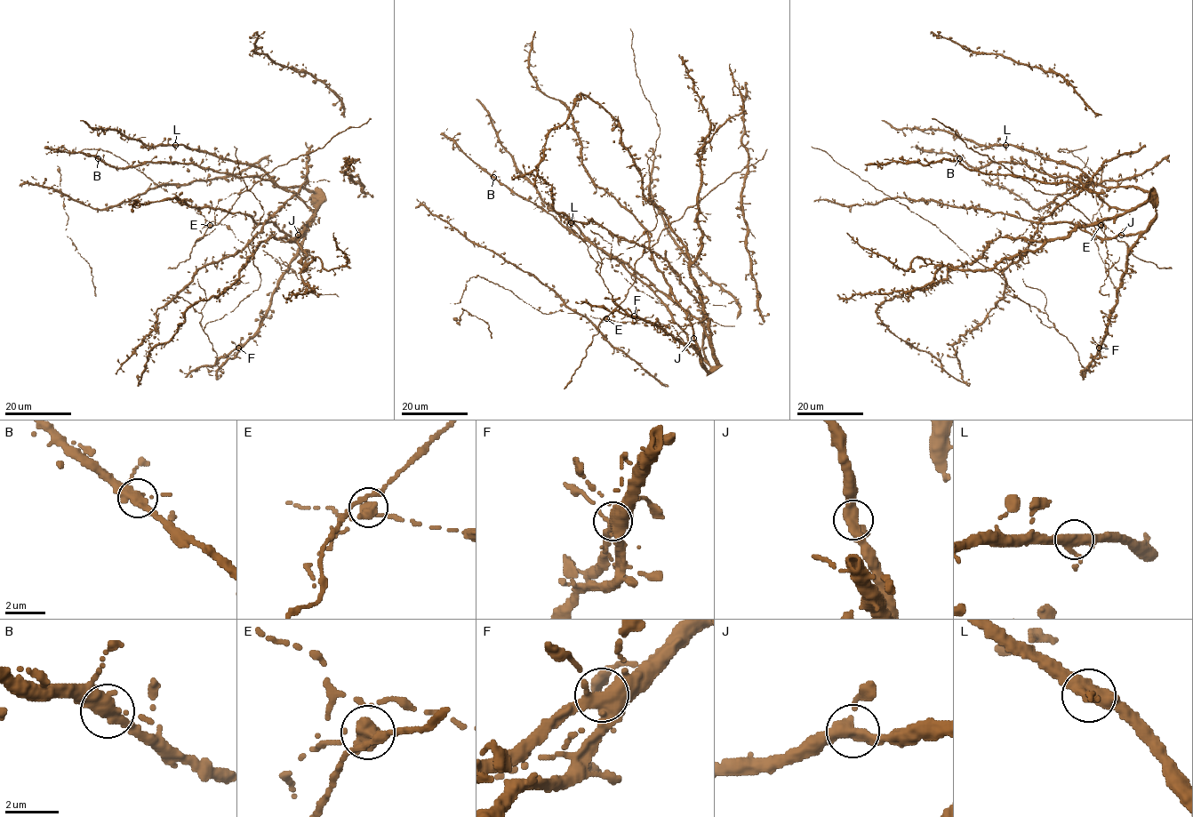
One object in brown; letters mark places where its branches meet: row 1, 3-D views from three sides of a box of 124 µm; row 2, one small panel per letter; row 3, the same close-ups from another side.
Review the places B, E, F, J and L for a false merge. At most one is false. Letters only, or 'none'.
E

